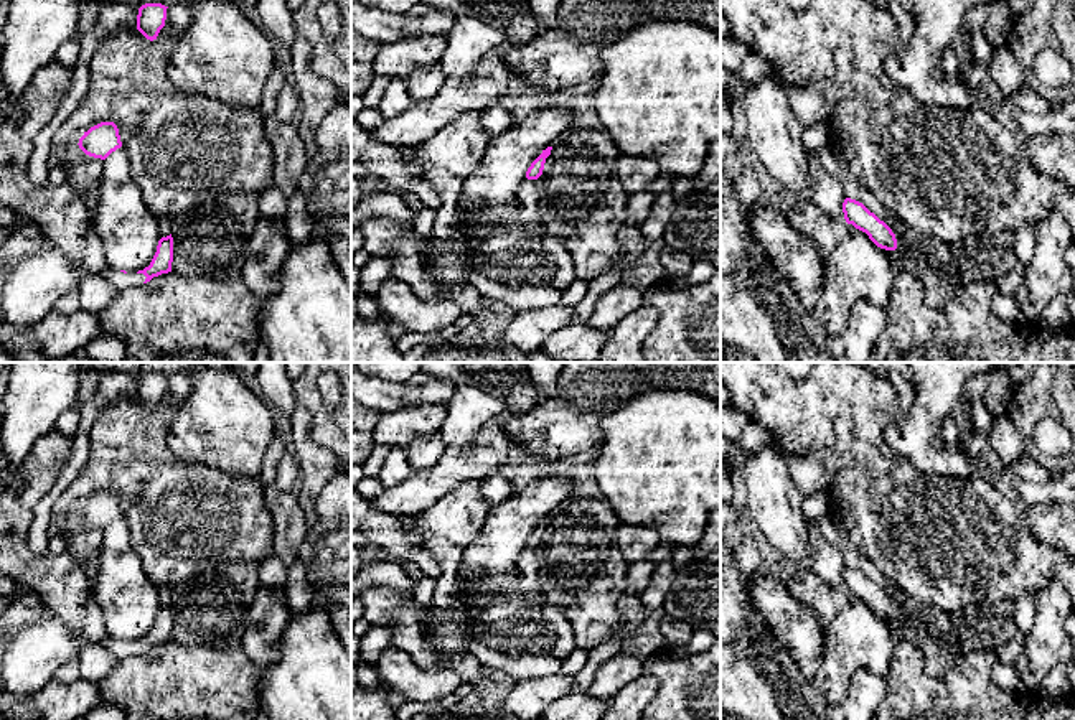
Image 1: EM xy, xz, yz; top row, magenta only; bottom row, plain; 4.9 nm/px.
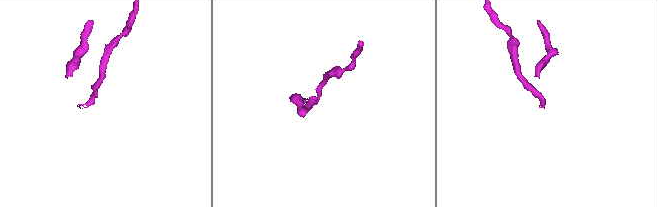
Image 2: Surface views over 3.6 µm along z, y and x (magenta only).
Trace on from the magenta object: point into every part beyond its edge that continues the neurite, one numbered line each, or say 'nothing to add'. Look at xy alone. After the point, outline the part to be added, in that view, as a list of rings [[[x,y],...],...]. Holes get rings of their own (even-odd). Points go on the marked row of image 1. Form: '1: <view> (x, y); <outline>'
1: xy (33, 285); [[[99,181],[84,193],[89,226],[81,239],[68,247],[45,244],[31,255],[18,259],[7,269],[0,300],[0,321],[8,326],[30,328],[53,311],[59,298],[77,290],[89,275],[107,278],[115,288],[145,282],[143,274],[115,270],[106,259],[106,247],[94,229],[94,208]]]

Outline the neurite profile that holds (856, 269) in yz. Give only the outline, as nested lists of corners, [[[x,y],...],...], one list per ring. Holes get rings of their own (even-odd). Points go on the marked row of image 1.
[[[859,229],[849,232],[824,260],[819,298],[811,310],[816,321],[826,334],[841,338],[859,300],[879,308],[889,303],[895,275],[885,249]]]

